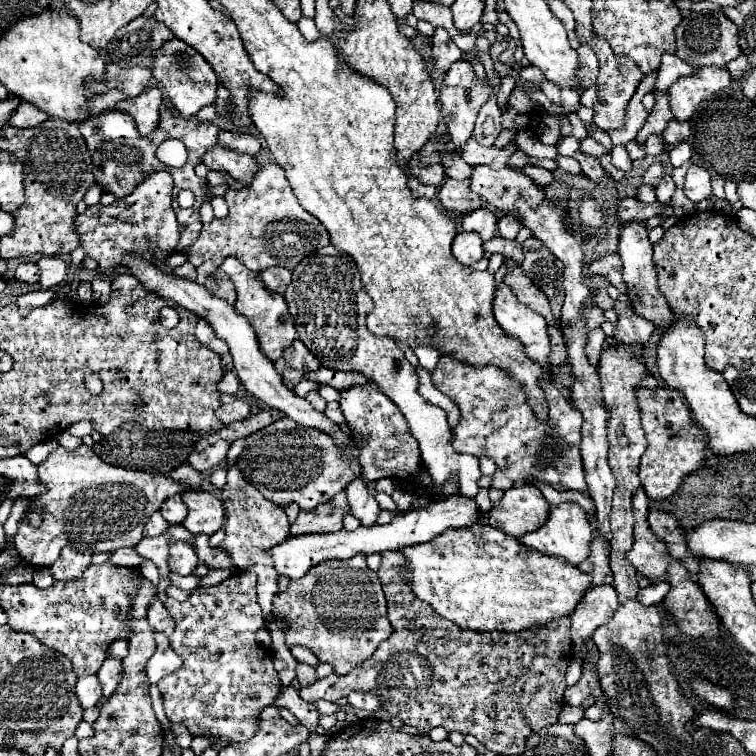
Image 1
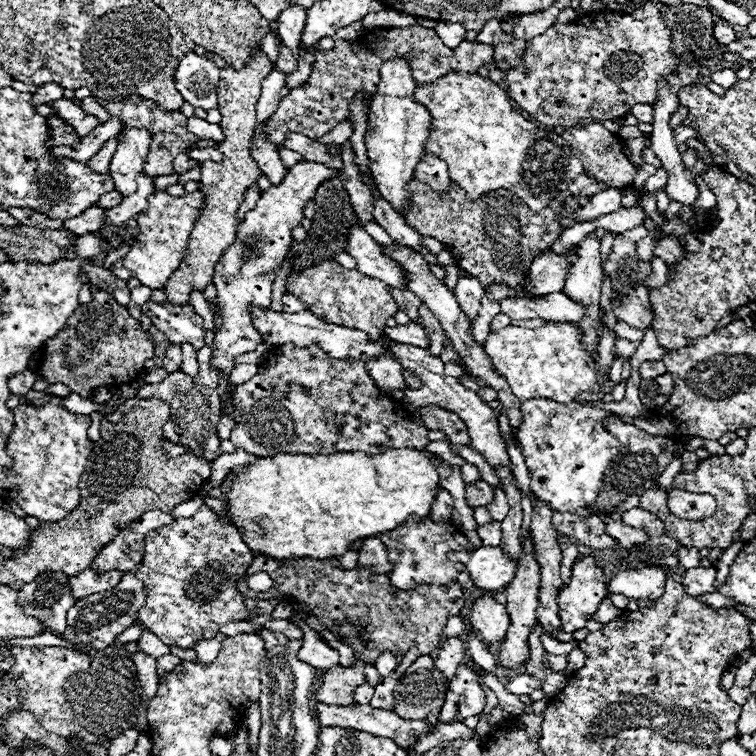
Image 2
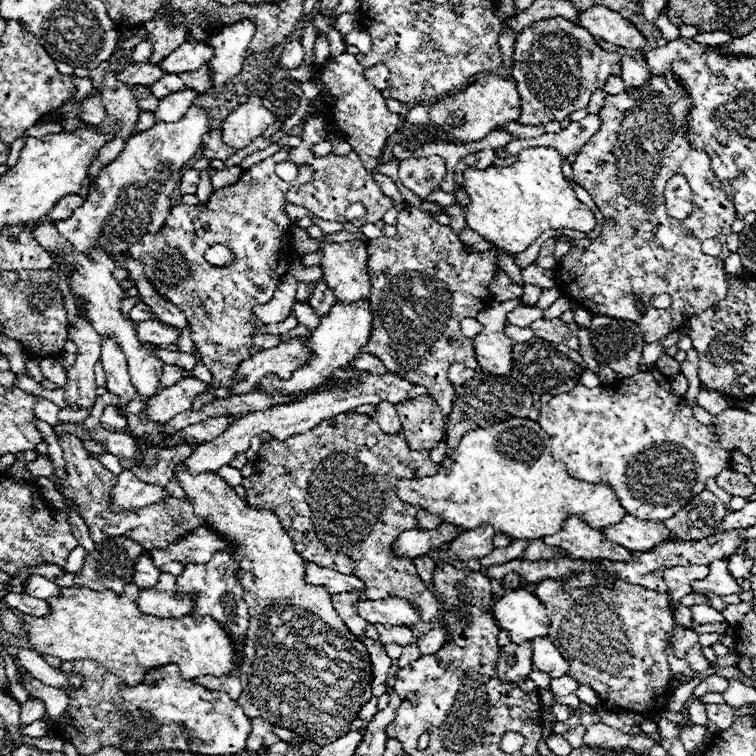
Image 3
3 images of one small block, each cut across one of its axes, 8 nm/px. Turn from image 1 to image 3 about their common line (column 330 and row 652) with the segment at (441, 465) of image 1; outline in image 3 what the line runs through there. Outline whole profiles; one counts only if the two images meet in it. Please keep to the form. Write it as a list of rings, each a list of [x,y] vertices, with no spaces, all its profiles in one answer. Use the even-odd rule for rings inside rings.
[[[184,462],[176,464],[174,476],[184,488],[186,498],[192,502],[196,516],[206,520],[208,528],[228,540],[238,552],[232,552],[232,560],[238,564],[238,580],[244,588],[244,600],[248,604],[250,626],[246,634],[246,660],[238,672],[242,682],[242,694],[236,700],[246,716],[264,718],[270,724],[292,730],[302,740],[318,746],[338,740],[338,736],[350,730],[354,718],[372,696],[372,664],[366,646],[346,628],[342,618],[332,606],[332,596],[324,586],[312,586],[304,582],[306,562],[294,550],[290,536],[280,526],[278,516],[266,508],[252,508],[242,500],[234,488],[216,472],[202,472],[192,476]]]

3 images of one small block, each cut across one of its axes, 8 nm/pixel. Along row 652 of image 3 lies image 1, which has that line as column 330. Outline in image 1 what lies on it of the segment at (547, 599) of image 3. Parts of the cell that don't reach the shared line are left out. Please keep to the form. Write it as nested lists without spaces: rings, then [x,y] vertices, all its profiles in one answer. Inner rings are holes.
[[[356,556],[348,562],[322,562],[308,570],[308,574],[300,580],[292,580],[284,592],[278,592],[272,602],[272,612],[282,618],[288,628],[284,632],[288,646],[302,644],[314,652],[320,662],[326,662],[334,668],[336,674],[348,674],[360,662],[370,658],[378,644],[392,634],[392,626],[386,614],[386,600],[376,572],[366,568],[366,558]]]

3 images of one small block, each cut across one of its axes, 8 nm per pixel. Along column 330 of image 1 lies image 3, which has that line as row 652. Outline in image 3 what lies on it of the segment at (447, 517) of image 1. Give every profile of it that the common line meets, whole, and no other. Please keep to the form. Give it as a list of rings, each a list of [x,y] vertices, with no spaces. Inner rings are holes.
[[[544,636],[538,640],[532,640],[532,666],[536,670],[546,672],[550,678],[564,676],[570,670],[568,660],[562,658],[558,648]]]

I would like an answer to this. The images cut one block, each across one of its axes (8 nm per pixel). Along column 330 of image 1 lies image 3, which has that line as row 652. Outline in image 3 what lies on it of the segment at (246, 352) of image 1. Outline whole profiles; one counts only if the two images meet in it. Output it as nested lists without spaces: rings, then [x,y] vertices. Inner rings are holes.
[[[434,628],[430,632],[426,632],[424,636],[418,638],[418,648],[420,648],[420,654],[426,656],[426,654],[434,654],[438,652],[448,640],[448,632],[444,628]]]

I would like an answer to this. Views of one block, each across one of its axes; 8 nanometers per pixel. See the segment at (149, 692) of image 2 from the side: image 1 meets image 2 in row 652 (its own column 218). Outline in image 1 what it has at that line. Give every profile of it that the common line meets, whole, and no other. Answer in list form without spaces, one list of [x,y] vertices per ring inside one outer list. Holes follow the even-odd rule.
[[[220,132],[218,134],[218,144],[224,148],[230,148],[238,154],[250,154],[250,156],[258,156],[262,146],[260,140],[252,134],[234,134],[234,132]]]

